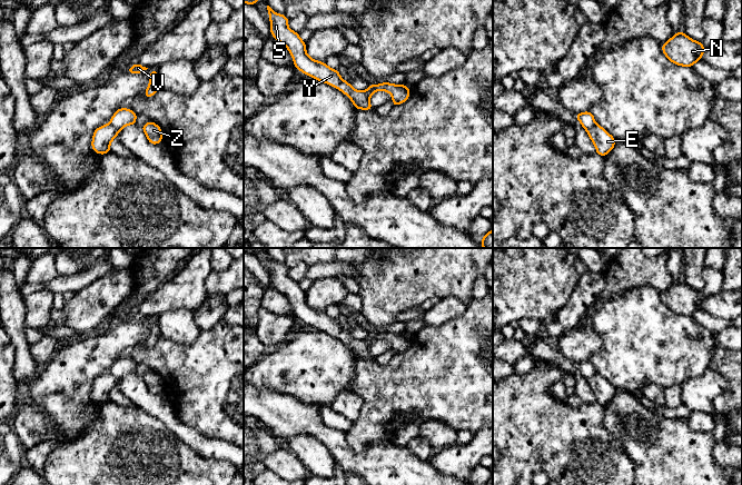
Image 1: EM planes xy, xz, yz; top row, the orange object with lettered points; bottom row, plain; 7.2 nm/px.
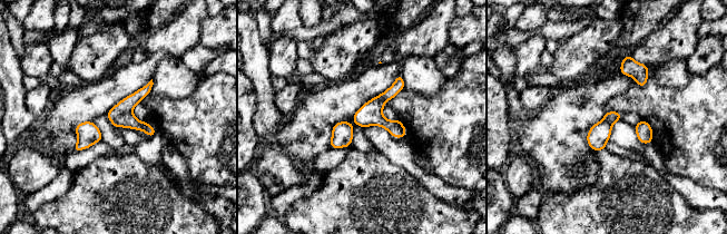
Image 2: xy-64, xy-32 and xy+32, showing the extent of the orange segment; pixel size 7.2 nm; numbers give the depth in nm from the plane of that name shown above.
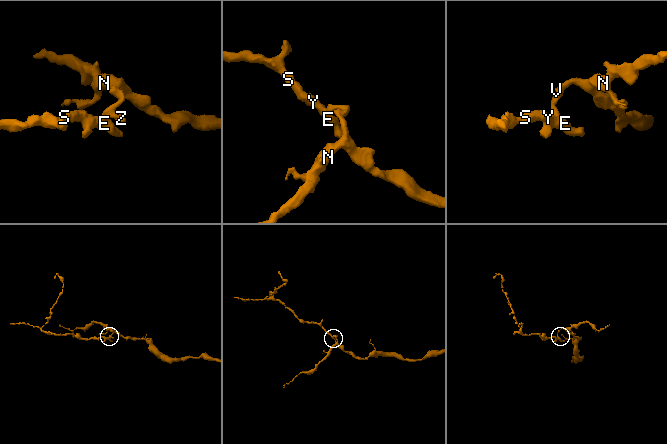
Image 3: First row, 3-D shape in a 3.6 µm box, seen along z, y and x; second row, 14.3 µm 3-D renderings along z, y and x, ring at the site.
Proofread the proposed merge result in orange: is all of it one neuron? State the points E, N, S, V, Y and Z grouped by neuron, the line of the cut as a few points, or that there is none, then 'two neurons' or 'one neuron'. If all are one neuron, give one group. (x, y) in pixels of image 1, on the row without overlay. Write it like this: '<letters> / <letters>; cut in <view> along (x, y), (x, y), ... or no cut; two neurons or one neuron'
E S Y / N V Z; cut in yz along (595, 373), (586, 379); two neurons

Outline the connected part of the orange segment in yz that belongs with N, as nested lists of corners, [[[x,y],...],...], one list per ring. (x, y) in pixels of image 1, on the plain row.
[[[681,279],[662,294],[664,305],[671,311],[683,316],[693,316],[696,310],[702,308],[704,300],[702,291],[694,290]]]

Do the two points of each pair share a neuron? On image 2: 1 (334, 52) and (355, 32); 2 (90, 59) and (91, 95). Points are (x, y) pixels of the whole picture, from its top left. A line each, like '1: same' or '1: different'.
1: same
2: different

